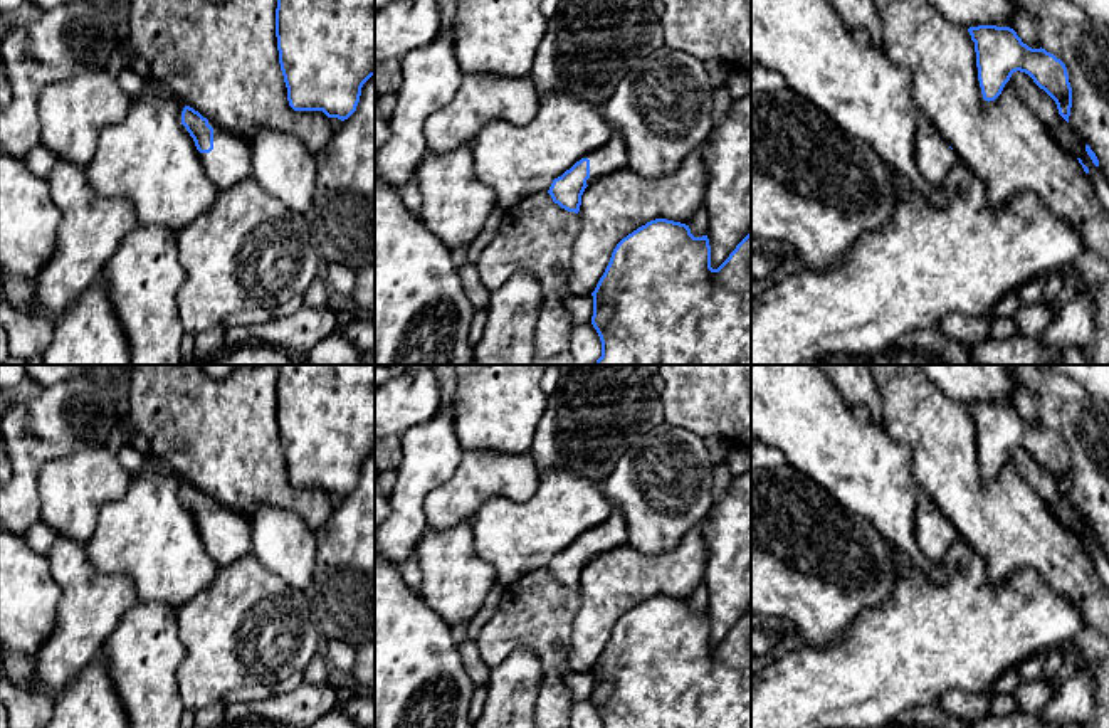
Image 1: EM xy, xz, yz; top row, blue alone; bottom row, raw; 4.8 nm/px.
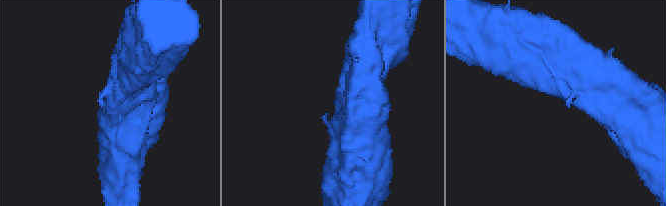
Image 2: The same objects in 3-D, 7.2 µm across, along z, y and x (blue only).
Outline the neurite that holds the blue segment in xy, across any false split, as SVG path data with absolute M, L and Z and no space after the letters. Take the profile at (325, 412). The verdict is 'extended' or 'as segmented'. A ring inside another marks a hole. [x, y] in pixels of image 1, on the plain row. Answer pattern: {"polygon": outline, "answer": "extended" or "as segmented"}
{"polygon": "M274 365L279 440L294 488L323 488L348 496L360 479L363 461L375 452L375 365Z", "answer": "as segmented"}

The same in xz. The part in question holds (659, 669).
{"polygon": "M650 597L617 620L591 673L602 728L751 728L751 609L712 646L707 612L694 614L681 599Z", "answer": "as segmented"}

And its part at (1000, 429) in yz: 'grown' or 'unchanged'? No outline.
unchanged

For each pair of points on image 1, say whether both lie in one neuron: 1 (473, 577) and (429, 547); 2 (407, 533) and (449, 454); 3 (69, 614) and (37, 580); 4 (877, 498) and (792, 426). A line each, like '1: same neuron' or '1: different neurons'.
1: same neuron
2: same neuron
3: different neurons
4: same neuron

